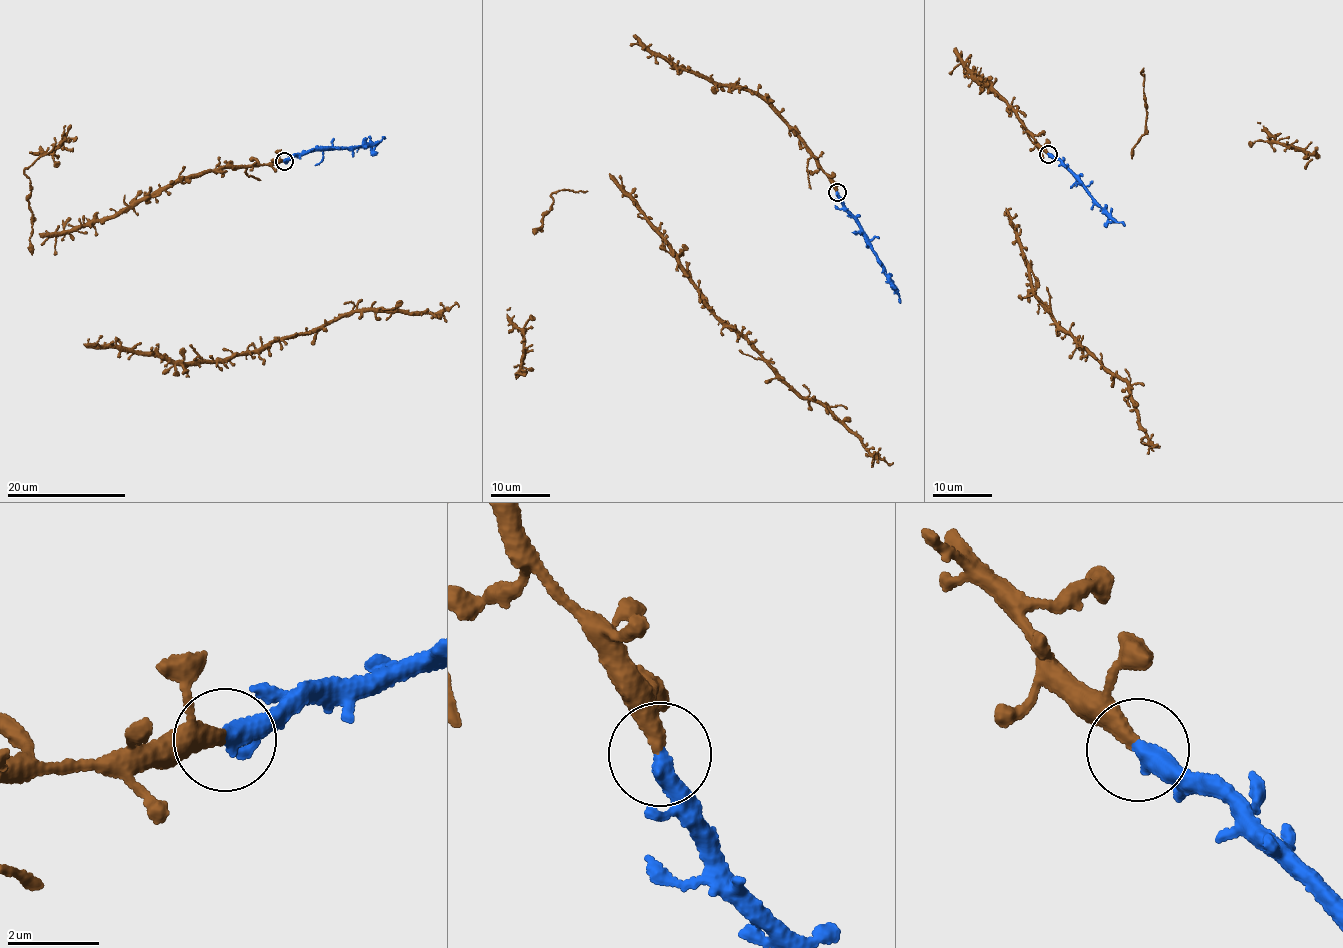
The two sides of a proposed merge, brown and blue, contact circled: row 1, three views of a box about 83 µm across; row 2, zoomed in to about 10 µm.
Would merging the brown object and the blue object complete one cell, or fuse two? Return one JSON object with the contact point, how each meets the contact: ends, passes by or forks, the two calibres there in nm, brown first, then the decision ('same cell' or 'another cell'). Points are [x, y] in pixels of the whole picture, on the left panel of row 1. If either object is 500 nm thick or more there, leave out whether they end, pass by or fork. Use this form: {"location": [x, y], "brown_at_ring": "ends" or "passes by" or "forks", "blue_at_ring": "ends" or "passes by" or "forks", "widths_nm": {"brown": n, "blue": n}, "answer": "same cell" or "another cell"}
{"location": [284, 161], "brown_at_ring": "ends", "blue_at_ring": "ends", "widths_nm": {"brown": 360, "blue": 440}, "answer": "same cell"}

